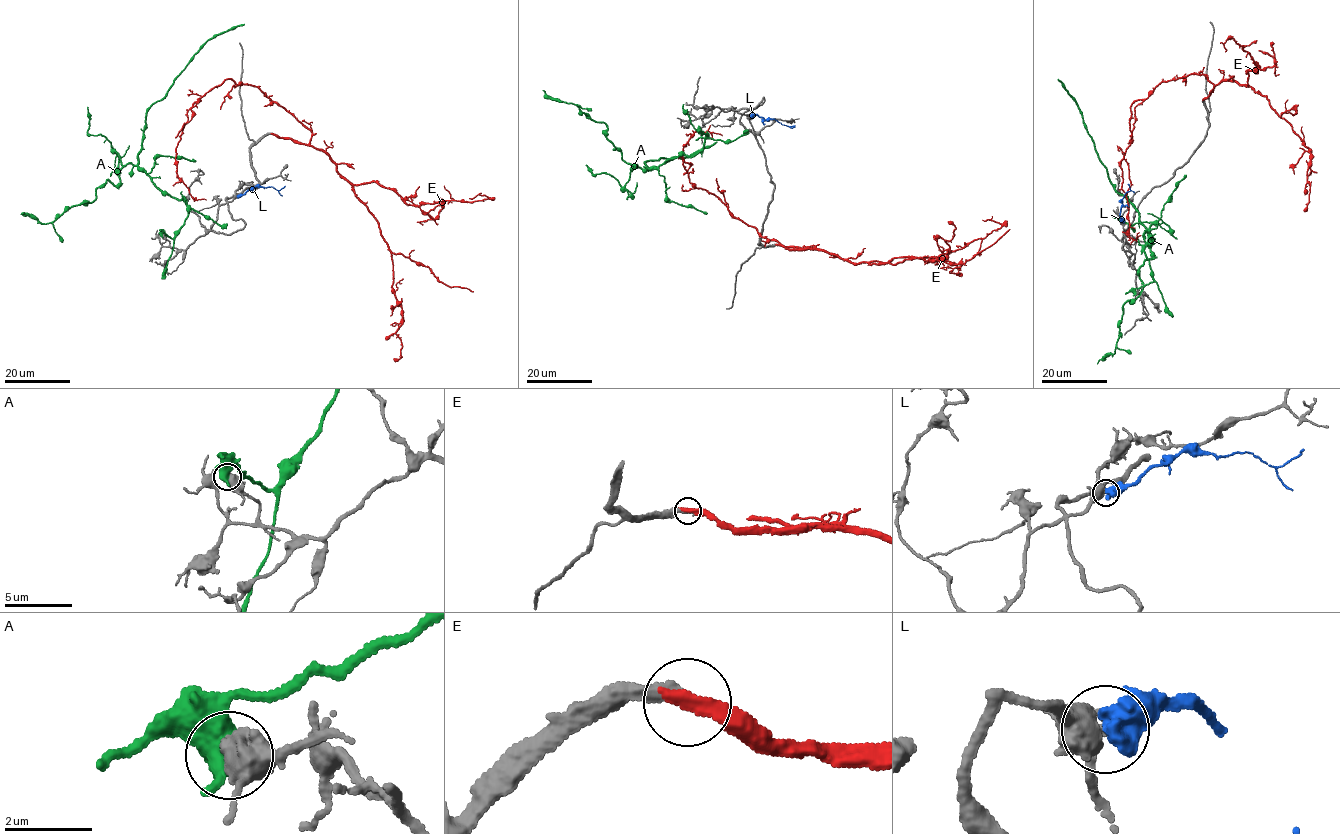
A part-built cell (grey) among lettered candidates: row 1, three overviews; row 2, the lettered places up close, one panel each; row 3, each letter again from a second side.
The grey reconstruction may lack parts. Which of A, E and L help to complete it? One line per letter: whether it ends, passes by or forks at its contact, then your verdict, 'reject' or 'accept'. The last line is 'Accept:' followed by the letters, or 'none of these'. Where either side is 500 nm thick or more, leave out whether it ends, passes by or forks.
A: reject
E: it ends; accept
L: reject
Accept: E

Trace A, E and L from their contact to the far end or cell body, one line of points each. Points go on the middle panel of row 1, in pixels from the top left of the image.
A: (686, 113), (700, 134), (708, 135), (703, 146), (692, 156), (641, 169), (613, 150), (604, 123), (542, 90)
E: (777, 244), (815, 247), (764, 238), (685, 173), (683, 148), (694, 132), (722, 135)
L: (750, 117), (756, 115), (795, 125)

